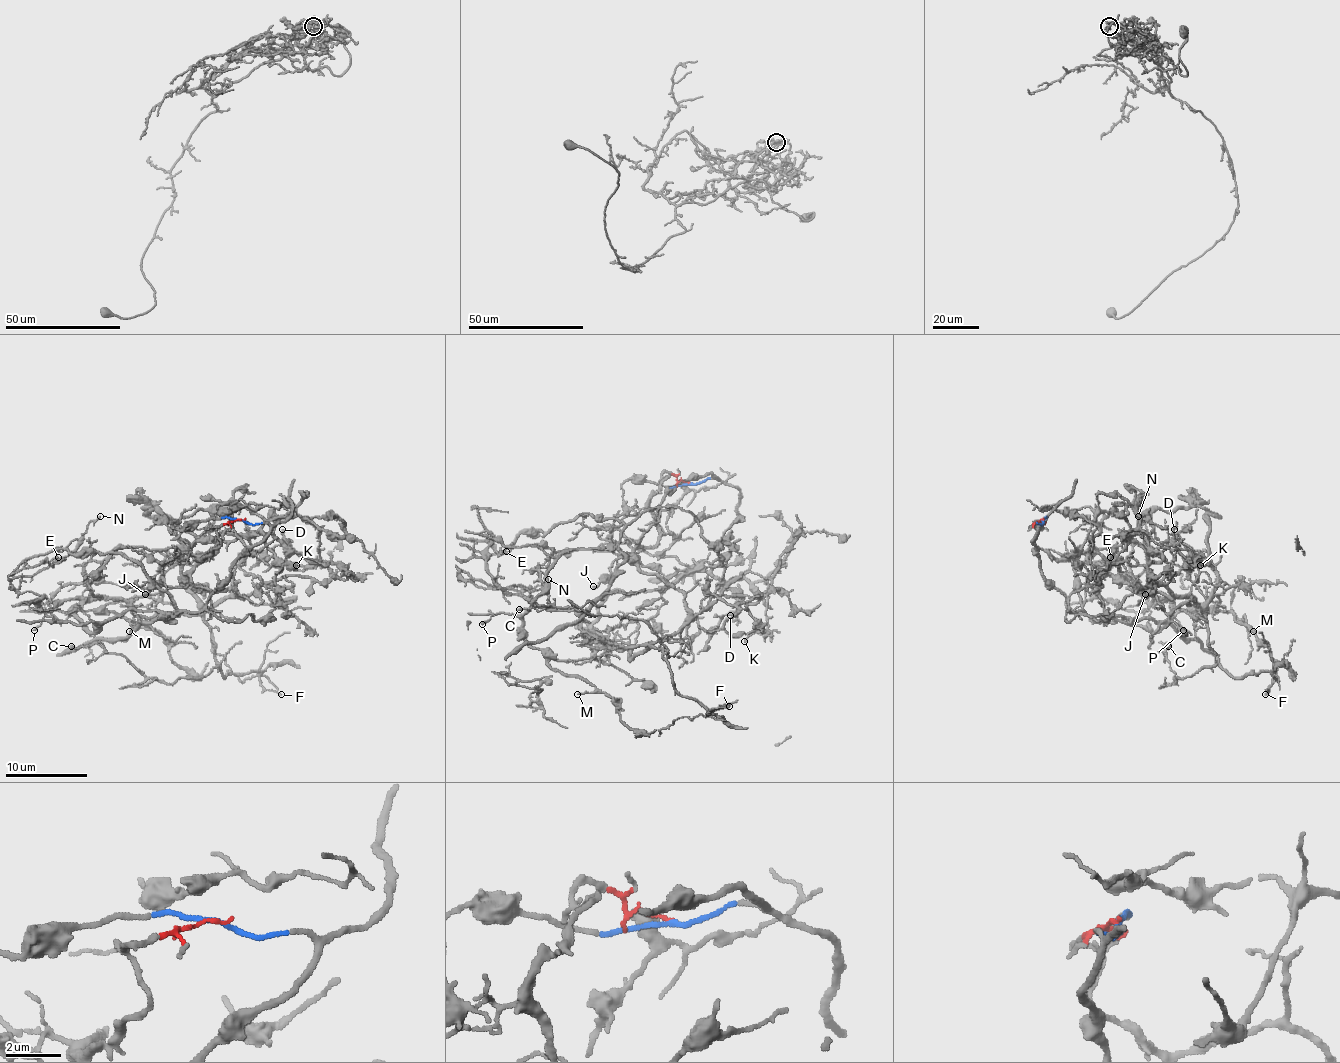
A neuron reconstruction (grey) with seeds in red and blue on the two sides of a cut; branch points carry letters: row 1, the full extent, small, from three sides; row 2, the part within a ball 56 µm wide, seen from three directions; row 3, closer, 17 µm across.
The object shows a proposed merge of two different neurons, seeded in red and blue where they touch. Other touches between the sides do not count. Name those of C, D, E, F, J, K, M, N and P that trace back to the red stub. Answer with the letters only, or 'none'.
C, D, F, J, K

